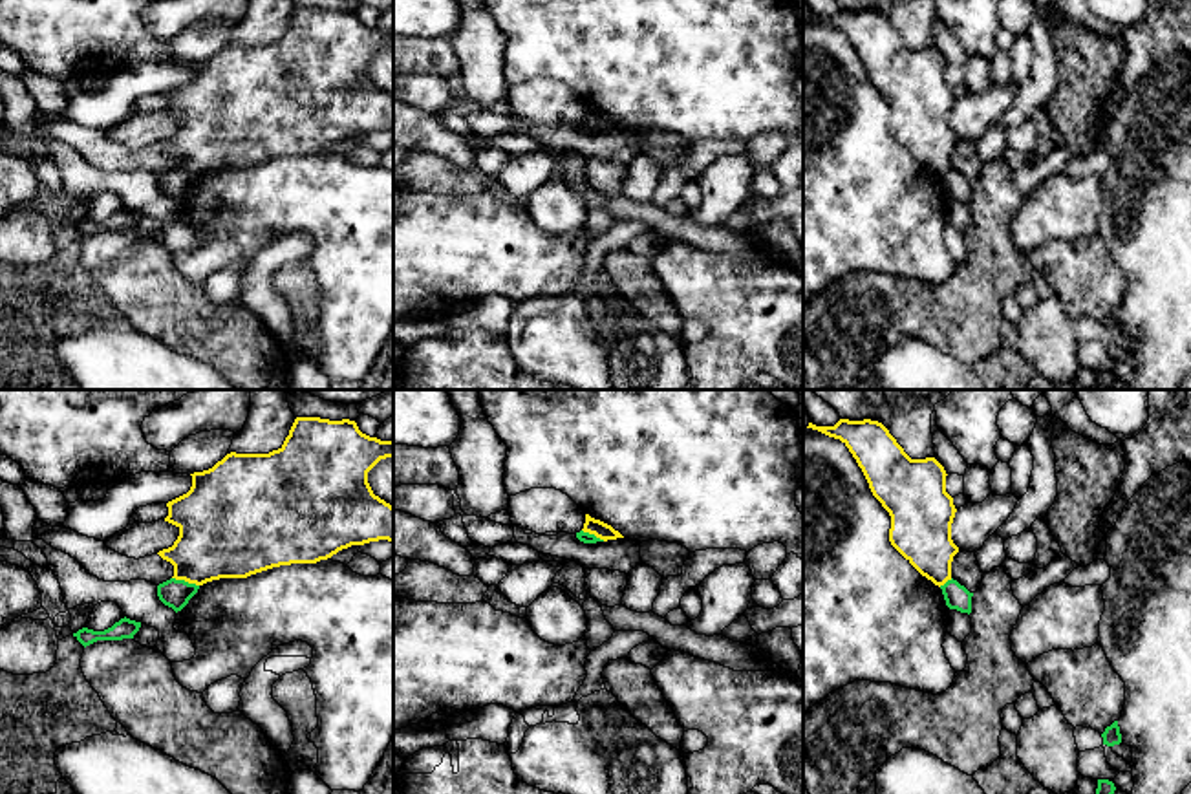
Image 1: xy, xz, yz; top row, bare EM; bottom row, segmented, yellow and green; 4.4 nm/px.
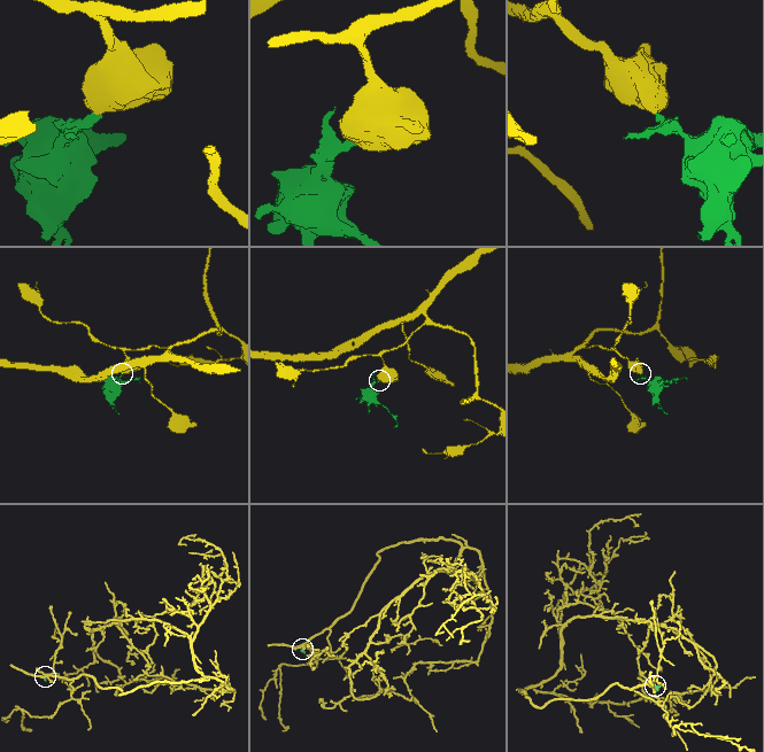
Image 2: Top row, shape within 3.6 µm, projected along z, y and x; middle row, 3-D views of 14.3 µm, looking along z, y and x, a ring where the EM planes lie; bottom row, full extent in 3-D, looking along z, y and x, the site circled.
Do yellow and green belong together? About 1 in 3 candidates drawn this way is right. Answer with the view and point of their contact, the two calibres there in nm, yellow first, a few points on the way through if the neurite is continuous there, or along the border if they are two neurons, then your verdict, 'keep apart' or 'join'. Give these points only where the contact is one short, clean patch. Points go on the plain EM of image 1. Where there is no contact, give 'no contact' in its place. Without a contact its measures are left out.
contact xy (185, 171); calibres 360 and 130 nm; border xy (172, 167), (198, 176); keep apart

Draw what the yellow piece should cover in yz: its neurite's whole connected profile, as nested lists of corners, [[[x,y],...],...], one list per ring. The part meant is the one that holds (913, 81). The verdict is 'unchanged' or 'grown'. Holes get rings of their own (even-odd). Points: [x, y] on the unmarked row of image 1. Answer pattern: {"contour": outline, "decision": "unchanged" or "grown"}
{"contour": [[[840,9],[834,16],[816,16],[809,13],[807,18],[840,29],[849,38],[873,86],[891,106],[891,135],[935,176],[940,177],[951,170],[951,152],[959,143],[959,137],[951,130],[951,113],[957,99],[953,88],[946,82],[948,64],[944,57],[935,48],[911,49],[878,11]]], "decision": "unchanged"}

